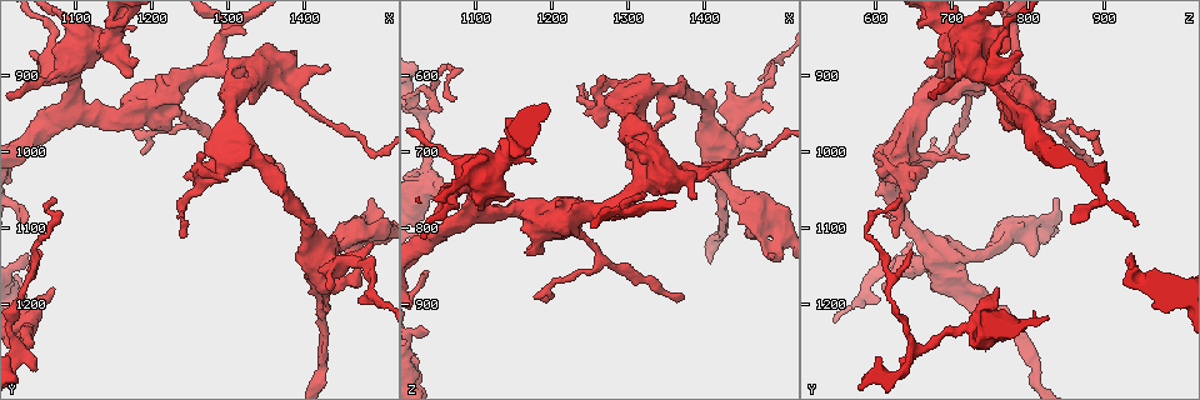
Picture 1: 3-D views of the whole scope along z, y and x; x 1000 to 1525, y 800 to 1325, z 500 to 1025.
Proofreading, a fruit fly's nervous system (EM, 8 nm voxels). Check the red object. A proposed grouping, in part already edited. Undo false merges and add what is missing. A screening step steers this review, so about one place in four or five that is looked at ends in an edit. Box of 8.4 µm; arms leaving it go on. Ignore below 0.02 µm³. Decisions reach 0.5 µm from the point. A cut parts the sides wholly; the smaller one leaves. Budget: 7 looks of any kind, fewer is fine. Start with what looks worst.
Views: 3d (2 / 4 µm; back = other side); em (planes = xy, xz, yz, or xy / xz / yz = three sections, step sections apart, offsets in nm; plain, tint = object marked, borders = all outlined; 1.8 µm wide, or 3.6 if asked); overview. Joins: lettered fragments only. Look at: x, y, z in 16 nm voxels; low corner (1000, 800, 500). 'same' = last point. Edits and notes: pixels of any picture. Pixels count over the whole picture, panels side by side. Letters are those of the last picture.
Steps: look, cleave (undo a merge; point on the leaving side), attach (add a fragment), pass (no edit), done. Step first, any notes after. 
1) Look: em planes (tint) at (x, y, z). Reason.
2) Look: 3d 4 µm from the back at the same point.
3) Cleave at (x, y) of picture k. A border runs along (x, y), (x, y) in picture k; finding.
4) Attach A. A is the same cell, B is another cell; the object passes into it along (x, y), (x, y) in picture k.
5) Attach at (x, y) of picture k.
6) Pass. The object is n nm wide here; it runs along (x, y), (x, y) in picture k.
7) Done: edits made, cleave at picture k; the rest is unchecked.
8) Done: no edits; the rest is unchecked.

Look: em planes (tint) at (1150, 845, 695). Calibre changes.

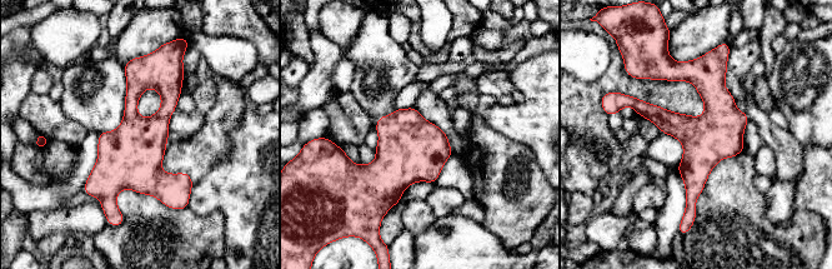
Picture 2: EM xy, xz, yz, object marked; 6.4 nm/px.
Look: em planes (borders) at the same point. What lies round it.

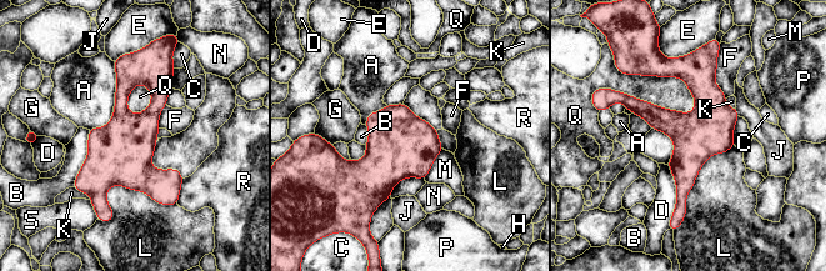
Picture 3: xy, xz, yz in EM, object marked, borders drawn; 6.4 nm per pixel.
Pass. A, B, C, D, E, F, G, H, J, K, L, M, N, P, Q, R and S are other cells; all the same neuron.

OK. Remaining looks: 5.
Look: em 3.6 µm xz step 4 (tint) at (1435, 1140, 670). Sudden change in width.

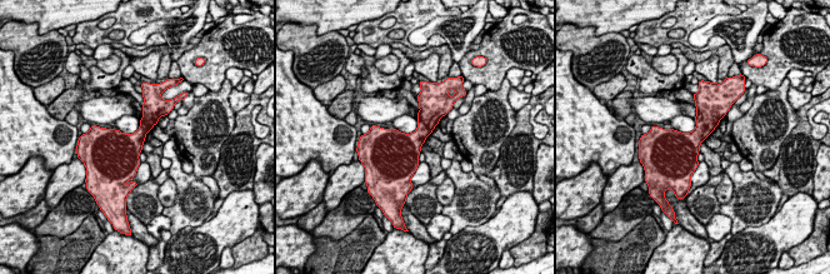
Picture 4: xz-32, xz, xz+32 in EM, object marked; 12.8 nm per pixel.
Look: em 3.6 µm planes (borders) at the same point. Cut it another way.

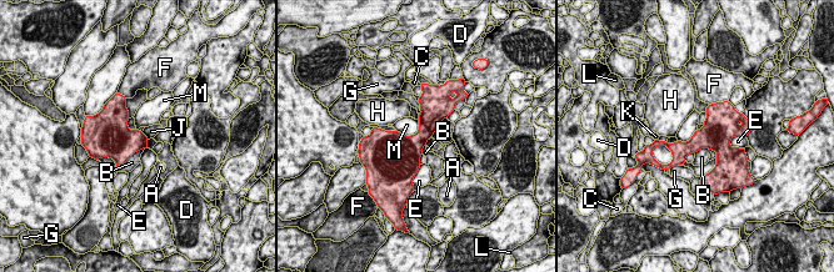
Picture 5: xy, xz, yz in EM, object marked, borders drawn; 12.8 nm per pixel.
Pass. The object is 300 nm wide here; A, B, C, D, E, F, G, H, J, K, L and M are other cells; a border runs along (419, 121), (411, 135), (396, 130) in picture 5; continuous, no second neuron.

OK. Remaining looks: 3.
Look: em 3.6 µm planes (borders) at (1035, 1135, 940). Thin end.

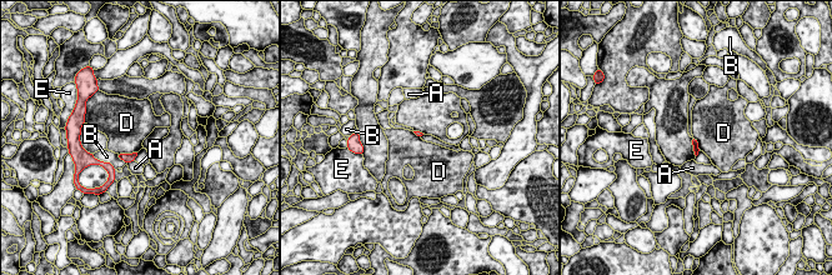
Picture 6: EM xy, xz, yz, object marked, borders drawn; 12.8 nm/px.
Pass. A, B, D and E are other cells; a border runs along (138, 150), (118, 154) in picture 6; none of them fits.

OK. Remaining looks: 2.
Done: no edits; the rest is unchecked.

